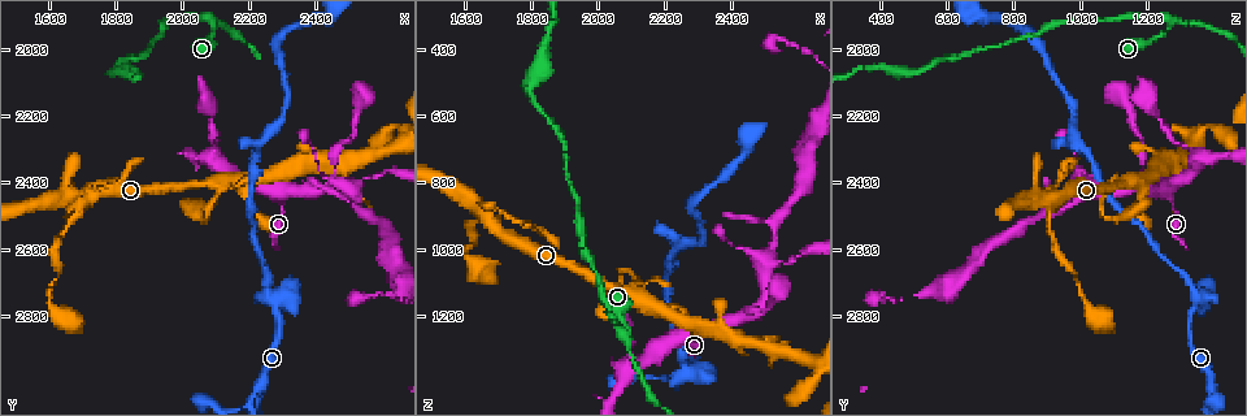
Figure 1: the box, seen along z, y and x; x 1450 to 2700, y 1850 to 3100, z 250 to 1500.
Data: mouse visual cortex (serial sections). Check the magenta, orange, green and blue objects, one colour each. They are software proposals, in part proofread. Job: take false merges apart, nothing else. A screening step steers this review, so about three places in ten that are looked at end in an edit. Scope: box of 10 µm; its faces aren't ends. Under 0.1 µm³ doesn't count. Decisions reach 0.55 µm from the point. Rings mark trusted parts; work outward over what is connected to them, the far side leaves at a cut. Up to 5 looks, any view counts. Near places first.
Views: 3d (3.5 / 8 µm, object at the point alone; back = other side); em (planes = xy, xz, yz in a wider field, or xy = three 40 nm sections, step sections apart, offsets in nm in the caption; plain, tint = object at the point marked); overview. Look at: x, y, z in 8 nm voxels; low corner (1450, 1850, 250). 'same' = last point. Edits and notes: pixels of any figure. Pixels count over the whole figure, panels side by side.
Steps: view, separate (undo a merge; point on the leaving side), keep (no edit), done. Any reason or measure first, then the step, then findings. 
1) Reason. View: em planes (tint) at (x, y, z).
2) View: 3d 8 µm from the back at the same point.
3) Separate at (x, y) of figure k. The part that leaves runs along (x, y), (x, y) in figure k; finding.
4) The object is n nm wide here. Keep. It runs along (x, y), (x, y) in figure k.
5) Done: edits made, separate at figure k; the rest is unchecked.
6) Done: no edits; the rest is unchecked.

Sharp bend. View: 3d 3.5 µm at (2100, 1940, 1270).

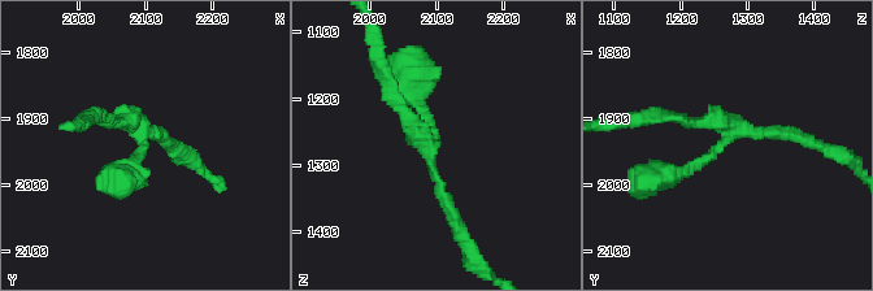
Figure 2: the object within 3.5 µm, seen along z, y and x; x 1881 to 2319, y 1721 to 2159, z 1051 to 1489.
Need the tissue. View: em xy step 3 (tint) at (2105, 1935, 1265).

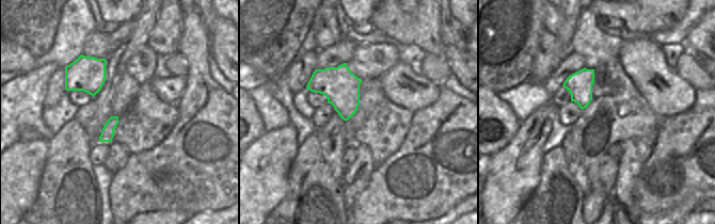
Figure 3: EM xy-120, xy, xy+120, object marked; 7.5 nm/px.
Keep. It runs along (118, 176), (146, 143), (101, 120) in figure 2; continuous, no second cell.

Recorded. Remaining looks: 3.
A fork. View: 3d 3.5 µm at (1700, 2450, 930).

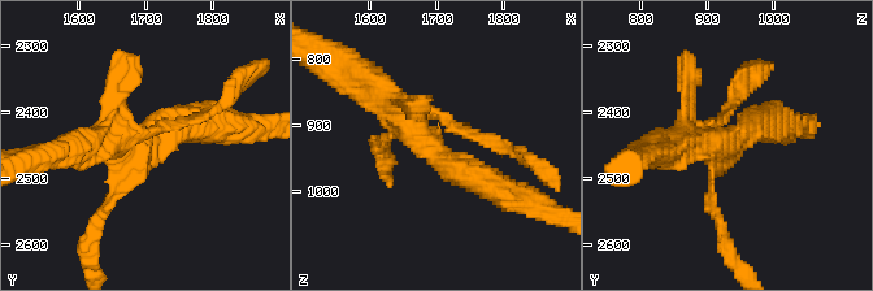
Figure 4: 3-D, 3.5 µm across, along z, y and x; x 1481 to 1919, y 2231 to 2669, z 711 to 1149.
View: em xy step 1 (tint) at (1695, 2455, 930).

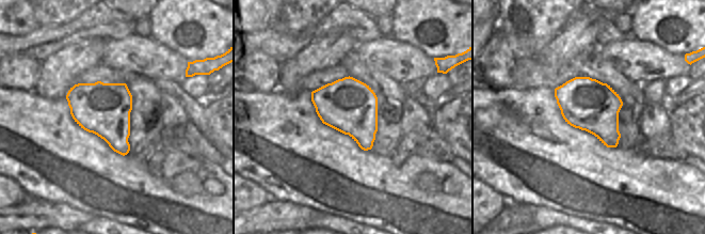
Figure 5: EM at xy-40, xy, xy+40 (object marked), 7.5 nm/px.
Keep. It runs along (499, 190), (459, 170), (368, 83) in figure 4; continuous, no second cell.

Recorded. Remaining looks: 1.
Done: no edits; the rest is unchecked.

